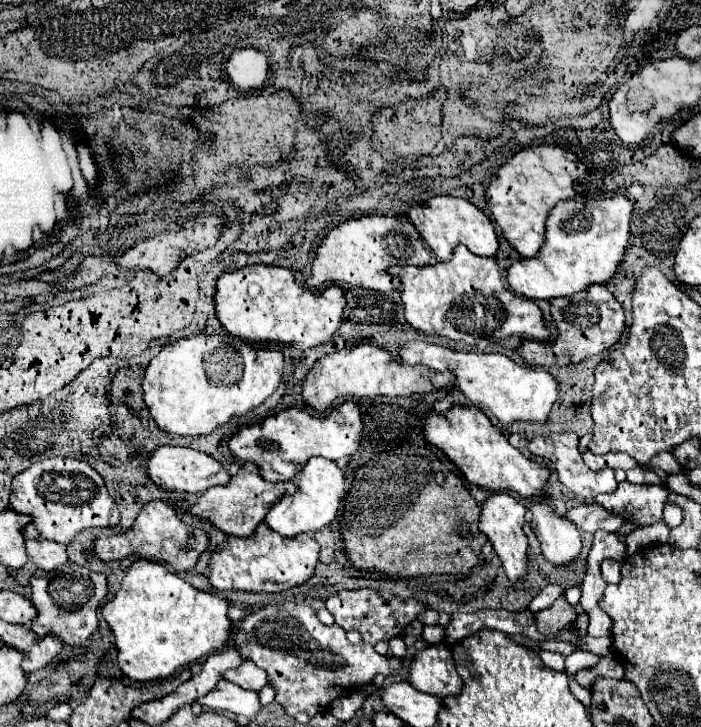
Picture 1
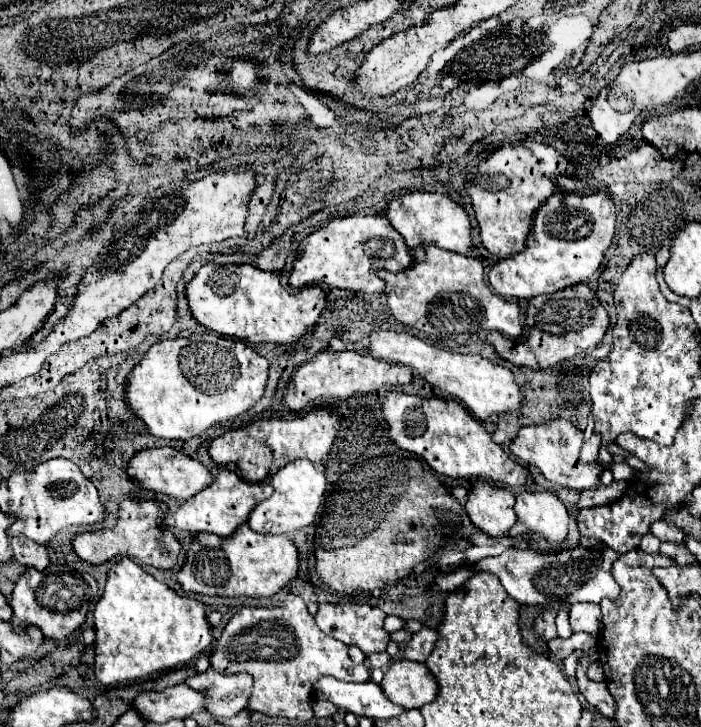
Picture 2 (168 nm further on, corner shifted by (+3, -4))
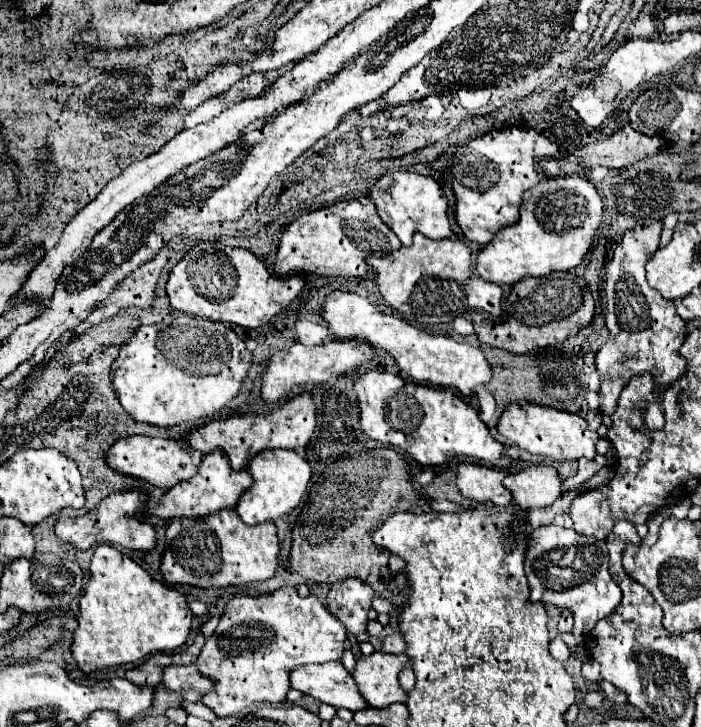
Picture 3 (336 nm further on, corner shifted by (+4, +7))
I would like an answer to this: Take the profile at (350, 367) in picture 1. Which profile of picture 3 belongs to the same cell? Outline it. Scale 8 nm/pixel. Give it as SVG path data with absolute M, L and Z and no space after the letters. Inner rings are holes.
M355 339L345 341L331 341L315 347L305 347L301 343L293 343L291 347L285 347L277 351L269 359L269 367L261 377L261 397L267 403L277 403L279 397L287 397L293 393L293 385L319 385L319 383L335 383L339 377L343 377L347 371L361 367L375 359L375 349L367 343L361 343Z

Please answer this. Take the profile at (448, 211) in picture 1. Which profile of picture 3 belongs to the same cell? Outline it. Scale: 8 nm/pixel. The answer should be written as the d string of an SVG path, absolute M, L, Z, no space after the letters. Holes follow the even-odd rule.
M393 171L385 173L369 191L377 207L381 221L399 237L403 245L411 245L415 231L423 233L429 239L447 239L453 237L449 217L447 217L447 197L439 183L433 177L417 175L411 171Z

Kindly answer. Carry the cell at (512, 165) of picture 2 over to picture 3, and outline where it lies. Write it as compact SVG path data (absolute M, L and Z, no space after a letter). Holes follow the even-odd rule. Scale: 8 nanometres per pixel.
M505 127L483 137L457 145L447 163L451 163L451 187L455 193L455 221L463 235L479 245L487 245L503 225L513 225L519 217L521 195L537 185L535 163L545 157L557 157L559 151L541 133L533 129Z

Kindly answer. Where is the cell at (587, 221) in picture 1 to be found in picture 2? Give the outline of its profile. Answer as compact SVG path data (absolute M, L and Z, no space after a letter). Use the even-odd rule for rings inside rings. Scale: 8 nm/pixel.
M552 194L534 216L534 234L530 232L524 252L498 260L488 280L498 296L506 300L530 300L540 294L554 294L574 284L588 284L598 272L606 250L616 232L614 200L608 194Z

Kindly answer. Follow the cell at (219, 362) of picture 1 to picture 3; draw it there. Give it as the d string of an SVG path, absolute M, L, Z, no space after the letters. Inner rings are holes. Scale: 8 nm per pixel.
M179 311L169 317L171 323L137 327L111 363L111 387L123 409L135 421L159 427L211 417L239 393L253 361L231 327Z

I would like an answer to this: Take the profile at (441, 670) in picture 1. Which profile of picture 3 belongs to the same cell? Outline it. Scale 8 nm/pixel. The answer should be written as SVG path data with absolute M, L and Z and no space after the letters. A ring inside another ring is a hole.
M375 651L369 657L359 655L351 677L357 683L367 707L383 707L391 703L405 703L407 693L399 687L397 675L401 667L409 665L405 655L389 655Z

